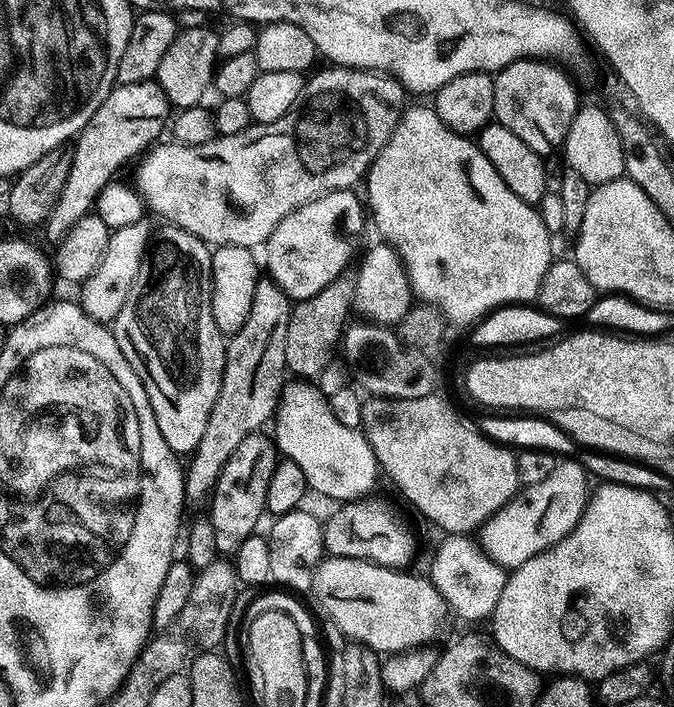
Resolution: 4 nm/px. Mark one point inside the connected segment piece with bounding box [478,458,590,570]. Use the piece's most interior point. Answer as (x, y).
(540, 514)

